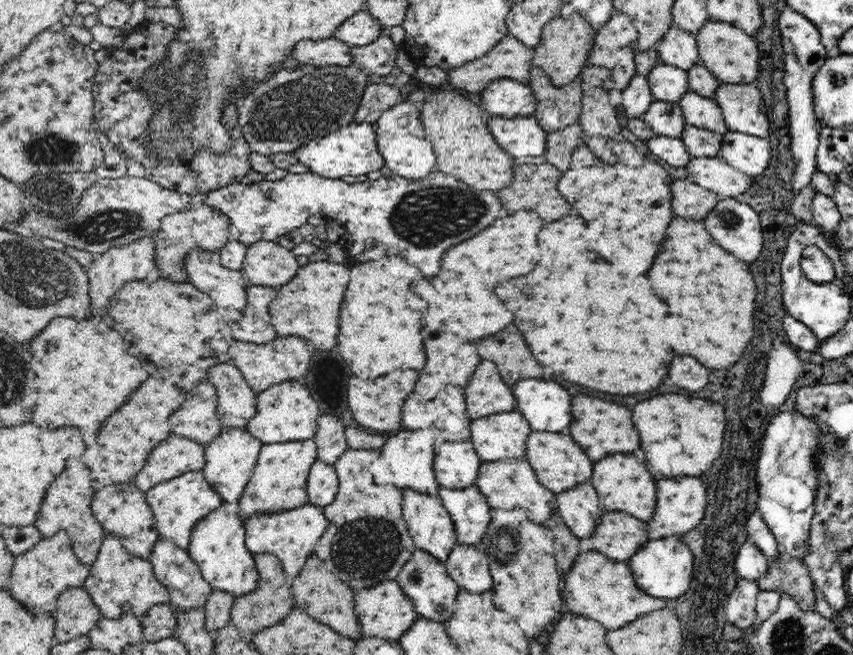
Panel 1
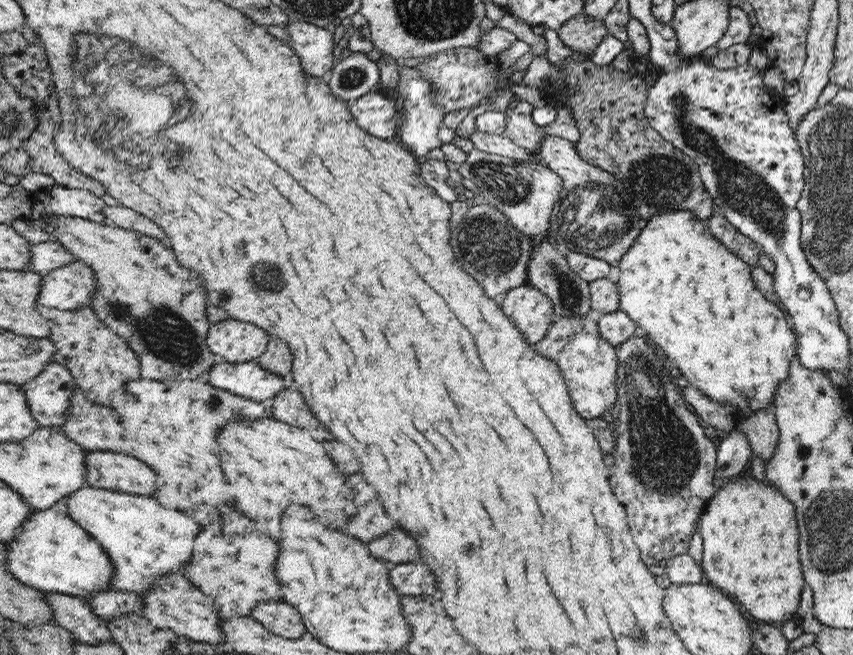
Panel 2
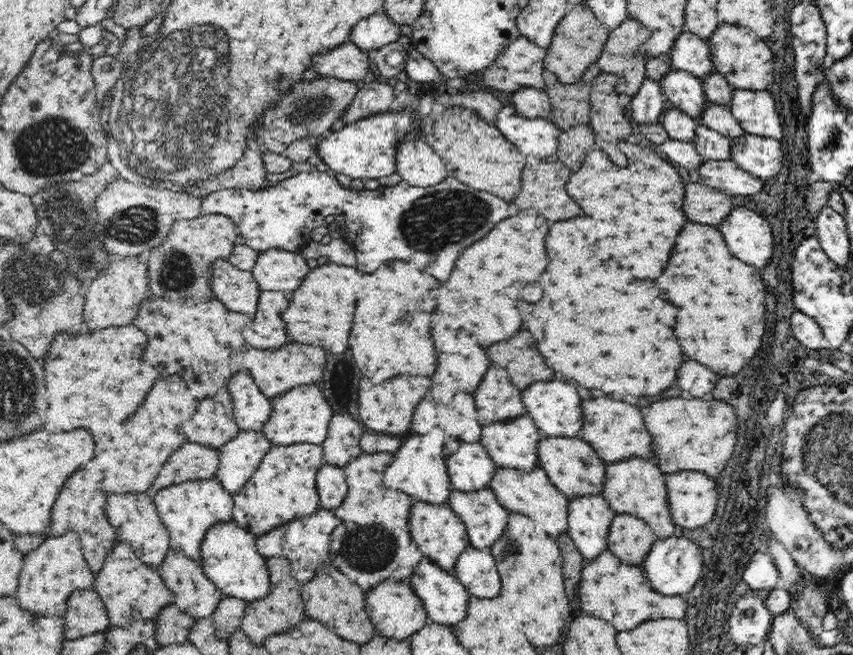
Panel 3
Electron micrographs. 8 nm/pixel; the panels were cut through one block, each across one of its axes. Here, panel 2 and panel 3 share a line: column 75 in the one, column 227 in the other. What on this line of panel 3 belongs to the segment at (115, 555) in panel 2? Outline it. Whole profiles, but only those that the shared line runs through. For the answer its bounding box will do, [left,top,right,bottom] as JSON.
[152,478,234,562]

